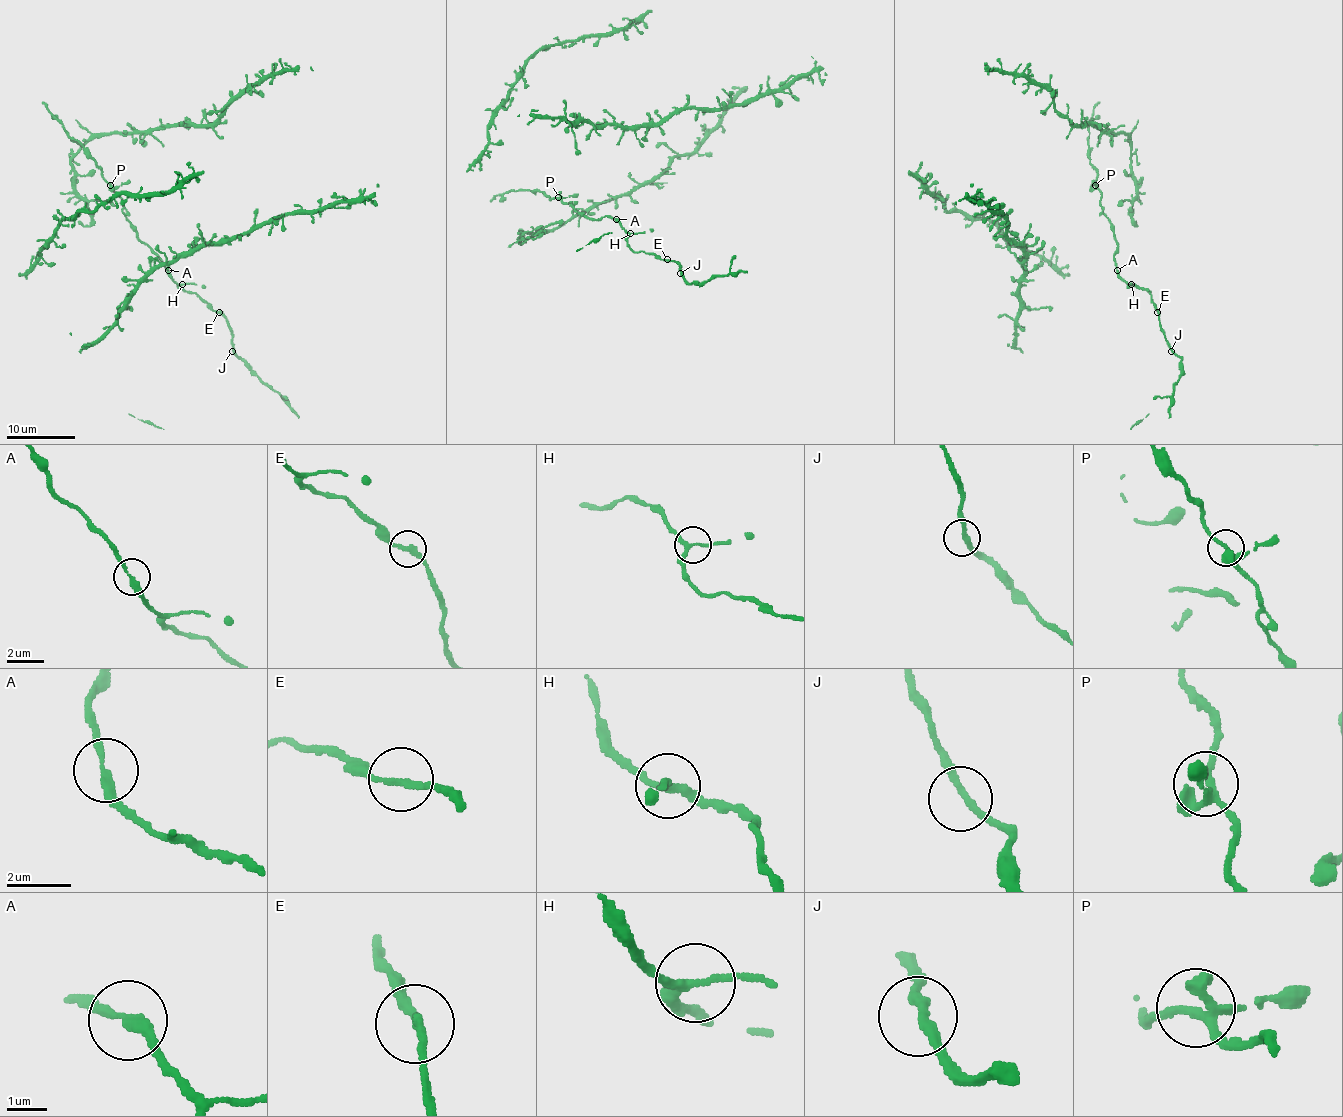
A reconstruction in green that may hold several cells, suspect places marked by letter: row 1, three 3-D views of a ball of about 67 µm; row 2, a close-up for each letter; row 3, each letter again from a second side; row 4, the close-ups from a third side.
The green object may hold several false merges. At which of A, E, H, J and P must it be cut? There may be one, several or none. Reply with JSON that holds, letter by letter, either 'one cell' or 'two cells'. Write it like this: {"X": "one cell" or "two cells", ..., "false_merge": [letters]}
{"A": "one cell", "E": "one cell", "H": "one cell", "J": "one cell", "P": "one cell", "false_merge": []}

